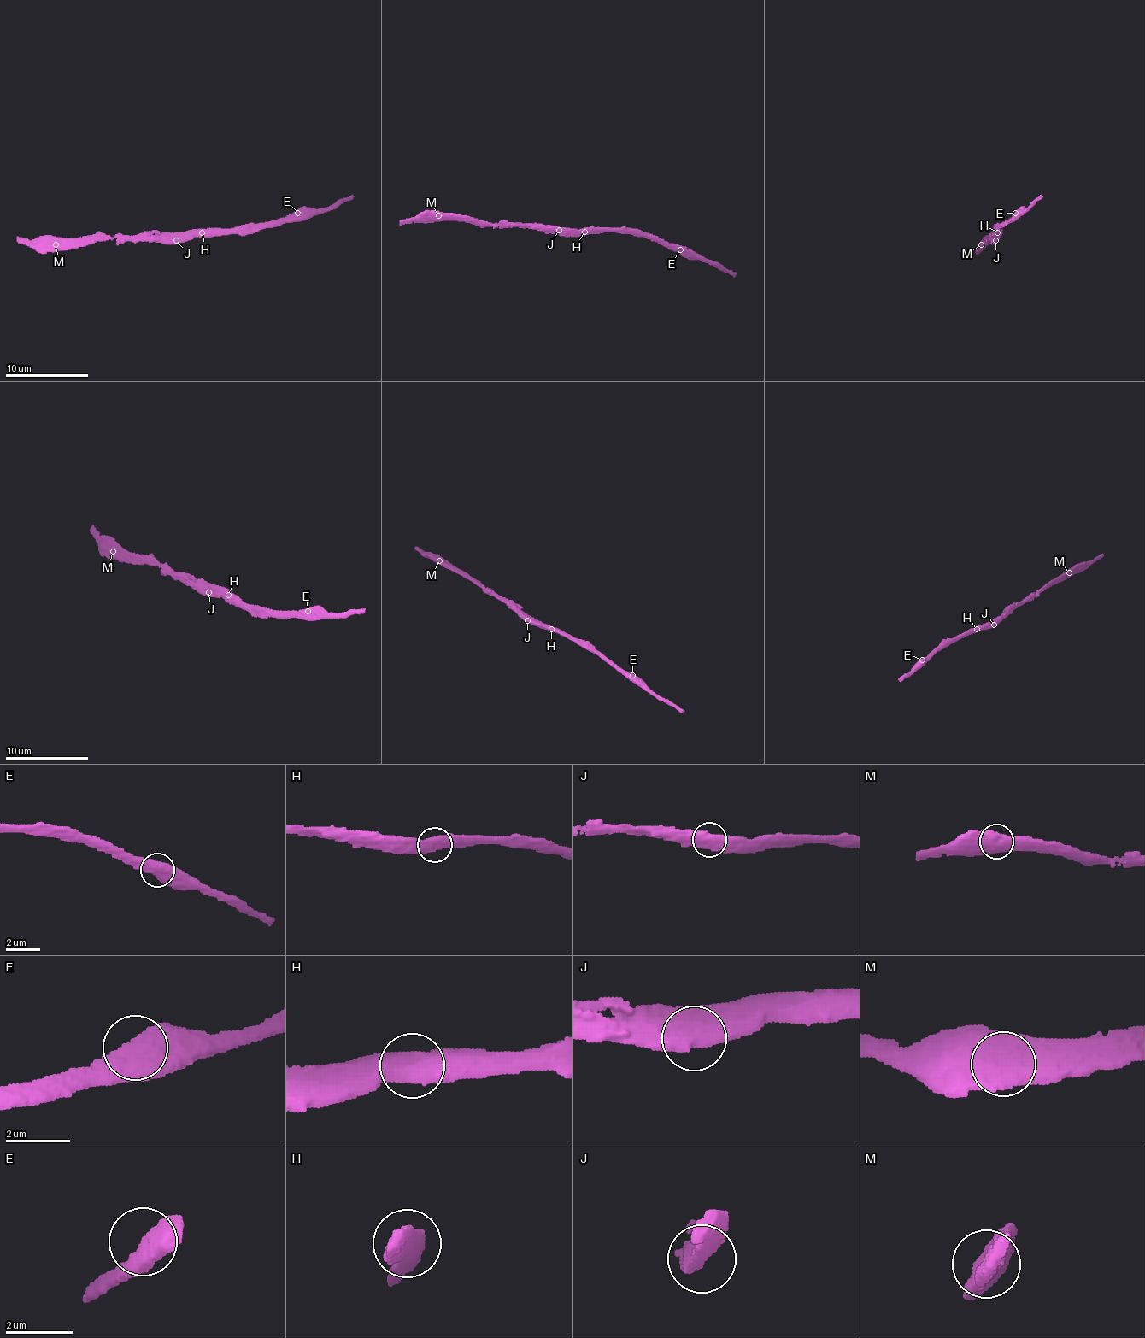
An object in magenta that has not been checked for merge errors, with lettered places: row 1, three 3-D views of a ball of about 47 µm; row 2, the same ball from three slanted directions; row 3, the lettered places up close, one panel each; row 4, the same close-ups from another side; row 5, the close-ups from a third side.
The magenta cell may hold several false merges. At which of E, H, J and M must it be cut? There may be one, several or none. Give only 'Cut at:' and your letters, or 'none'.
Cut at: none

